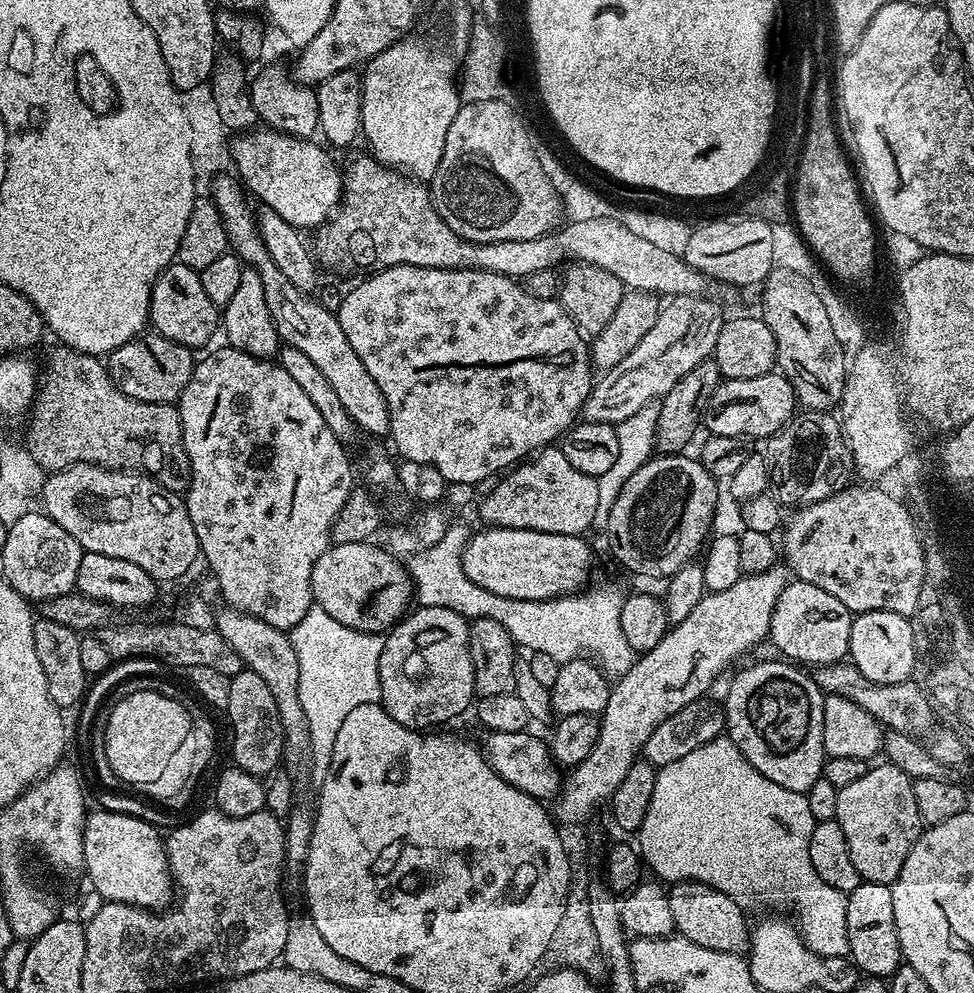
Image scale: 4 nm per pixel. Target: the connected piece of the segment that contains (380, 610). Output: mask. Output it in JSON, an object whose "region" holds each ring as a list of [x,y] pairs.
{"region":[[[364,541],[329,546],[311,571],[311,592],[315,605],[344,626],[379,635],[407,613],[414,589],[407,567],[383,545],[375,544]]]}

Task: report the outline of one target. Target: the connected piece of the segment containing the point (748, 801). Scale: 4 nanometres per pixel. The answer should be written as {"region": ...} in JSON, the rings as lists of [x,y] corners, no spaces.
{"region":[[[721,734],[718,739],[706,742],[698,746],[698,750],[690,750],[686,758],[678,758],[678,762],[667,764],[665,768],[659,769],[656,773],[654,782],[654,798],[650,798],[650,806],[646,810],[646,818],[642,822],[638,833],[638,852],[642,857],[643,863],[648,864],[657,872],[659,879],[664,882],[679,882],[691,880],[697,884],[705,884],[714,890],[722,890],[730,898],[741,902],[747,900],[765,900],[768,904],[781,904],[784,908],[789,908],[793,912],[794,923],[804,940],[804,945],[814,954],[819,956],[848,956],[848,935],[846,934],[846,906],[848,898],[845,893],[834,890],[834,886],[826,886],[818,874],[814,874],[814,865],[810,863],[810,834],[814,834],[814,826],[817,820],[810,814],[810,802],[807,795],[803,792],[786,790],[786,786],[778,786],[778,782],[770,782],[734,746],[734,742],[728,739],[727,735]]]}

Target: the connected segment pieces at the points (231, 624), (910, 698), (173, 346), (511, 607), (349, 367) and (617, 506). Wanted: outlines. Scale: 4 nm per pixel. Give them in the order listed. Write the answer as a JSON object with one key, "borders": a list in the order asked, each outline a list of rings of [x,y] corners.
{"borders":[[[[227,606],[215,613],[214,628],[241,657],[243,667],[258,674],[258,678],[270,686],[270,694],[274,694],[278,718],[284,731],[284,760],[292,764],[300,764],[303,760],[305,763],[309,759],[310,722],[306,720],[306,710],[302,710],[302,702],[298,700],[298,654],[294,654],[289,633]]],[[[851,662],[825,664],[817,667],[814,672],[814,679],[816,685],[824,693],[850,698],[850,702],[862,706],[862,710],[866,710],[866,714],[879,720],[885,729],[920,738],[933,727],[934,709],[932,702],[928,699],[928,695],[916,685],[915,679],[909,678],[893,684],[875,684],[867,680],[856,669],[856,665]]],[[[159,334],[151,335],[126,342],[118,346],[115,352],[107,353],[108,374],[118,386],[118,390],[122,390],[122,394],[130,398],[138,398],[142,402],[175,405],[186,382],[190,382],[192,377],[193,349]]],[[[591,588],[583,594],[531,601],[533,612],[528,613],[520,612],[521,601],[507,601],[509,614],[517,615],[510,620],[510,638],[521,649],[528,648],[529,653],[550,654],[550,658],[557,660],[560,665],[588,657],[599,664],[609,677],[624,676],[634,663],[634,653],[630,642],[626,642],[626,634],[622,634],[620,621],[624,596],[616,588]]],[[[219,174],[211,177],[210,184],[212,184],[210,198],[222,218],[222,226],[226,226],[231,251],[240,257],[241,264],[253,268],[262,278],[266,307],[270,309],[270,318],[274,322],[281,341],[289,348],[302,350],[302,354],[306,354],[306,358],[310,358],[310,362],[314,362],[314,366],[318,366],[318,370],[322,370],[326,382],[330,382],[330,390],[337,392],[342,406],[346,406],[346,414],[350,414],[353,425],[359,431],[361,428],[362,431],[369,432],[372,436],[387,437],[389,435],[390,414],[386,406],[386,398],[382,398],[382,390],[378,386],[378,382],[374,382],[374,378],[370,378],[370,370],[366,370],[366,366],[362,366],[362,358],[358,358],[358,354],[354,354],[354,346],[350,346],[350,341],[346,339],[346,334],[342,331],[335,311],[331,307],[328,309],[326,305],[319,304],[315,300],[317,298],[315,295],[298,290],[282,275],[282,270],[278,270],[278,266],[274,266],[274,258],[270,258],[270,250],[266,250],[260,237],[260,230],[256,227],[253,205],[248,205],[249,193],[239,179],[232,174]]],[[[660,454],[655,458],[646,461],[642,467],[636,472],[631,473],[627,477],[628,480],[620,488],[620,493],[616,496],[616,501],[612,504],[612,509],[608,512],[608,536],[612,539],[612,552],[616,555],[616,560],[624,568],[629,568],[632,572],[637,572],[640,576],[661,576],[667,578],[673,576],[678,570],[682,570],[682,566],[693,563],[697,559],[696,551],[705,547],[706,541],[709,539],[708,531],[712,528],[712,519],[716,516],[716,484],[717,477],[711,476],[704,469],[699,459],[688,457],[688,454]]]]}

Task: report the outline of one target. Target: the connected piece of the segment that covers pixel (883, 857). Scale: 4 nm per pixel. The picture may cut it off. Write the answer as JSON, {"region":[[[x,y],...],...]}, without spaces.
{"region":[[[887,762],[881,764],[869,767],[868,772],[862,778],[858,778],[853,785],[840,788],[835,820],[846,835],[850,858],[853,859],[861,879],[865,883],[891,885],[901,872],[906,855],[923,832],[924,823],[918,810],[918,804],[914,799],[912,778],[893,764]]]}

